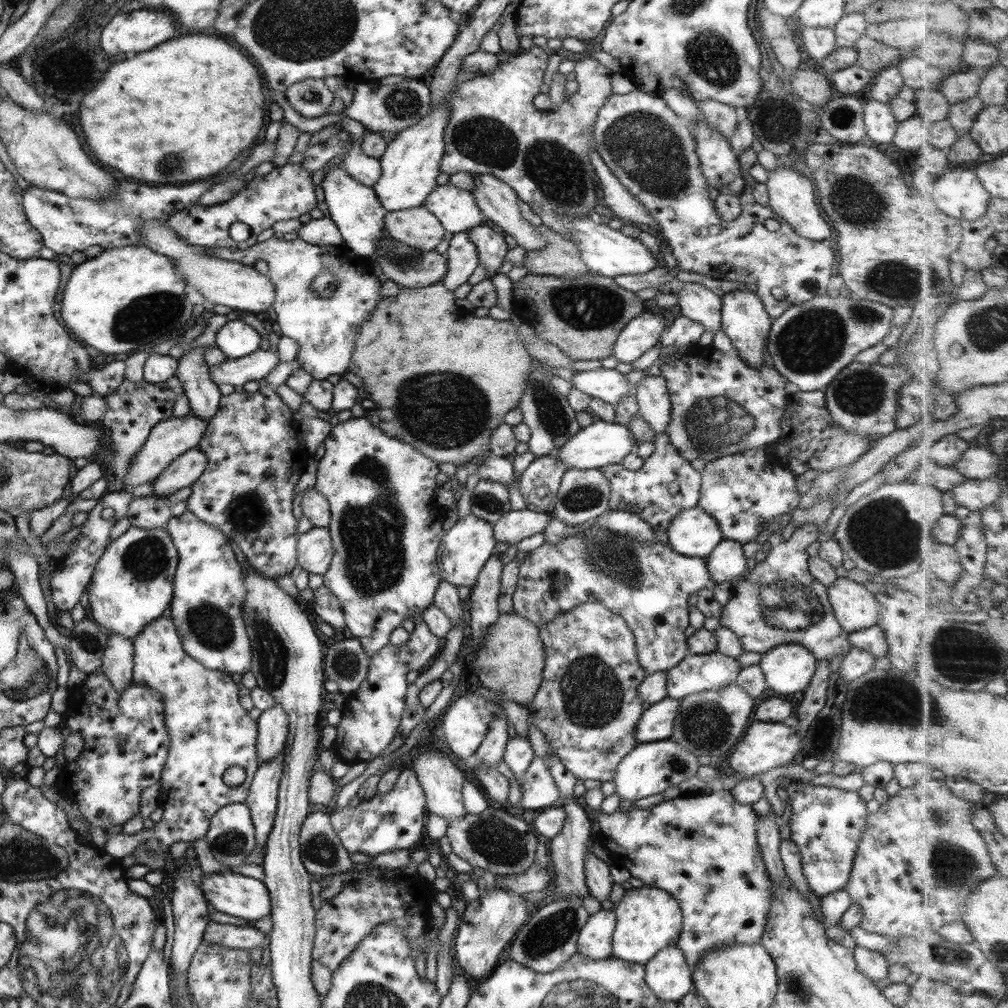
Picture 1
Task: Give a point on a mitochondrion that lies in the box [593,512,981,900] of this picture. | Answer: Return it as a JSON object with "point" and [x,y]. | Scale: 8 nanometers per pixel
{"point":[896,701]}

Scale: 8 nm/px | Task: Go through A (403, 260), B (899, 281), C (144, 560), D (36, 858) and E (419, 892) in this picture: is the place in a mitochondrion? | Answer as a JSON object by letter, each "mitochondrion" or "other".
{"A":"mitochondrion","B":"mitochondrion","C":"mitochondrion","D":"mitochondrion","E":"other"}

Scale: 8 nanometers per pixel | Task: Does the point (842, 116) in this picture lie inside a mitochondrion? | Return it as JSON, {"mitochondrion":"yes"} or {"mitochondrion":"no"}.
{"mitochondrion":"yes"}

